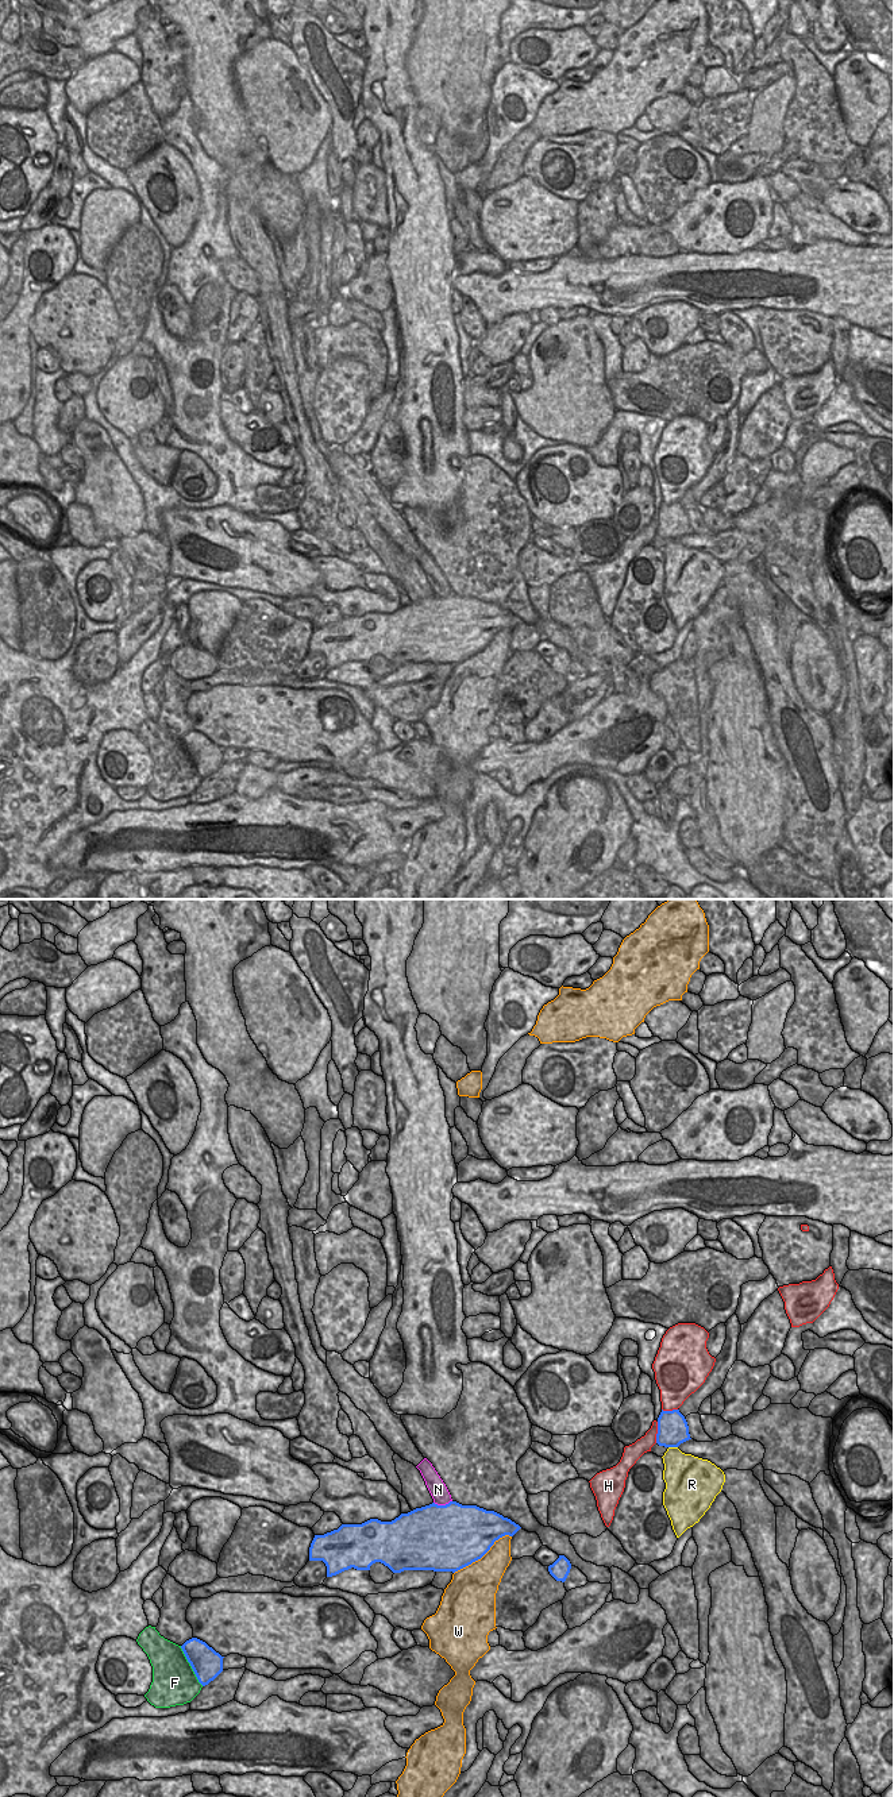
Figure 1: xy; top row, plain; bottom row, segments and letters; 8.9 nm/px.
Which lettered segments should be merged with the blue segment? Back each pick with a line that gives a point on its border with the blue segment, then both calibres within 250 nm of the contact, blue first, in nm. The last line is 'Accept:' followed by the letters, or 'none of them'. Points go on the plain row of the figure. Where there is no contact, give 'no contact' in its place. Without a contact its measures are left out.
Accept: none of them

